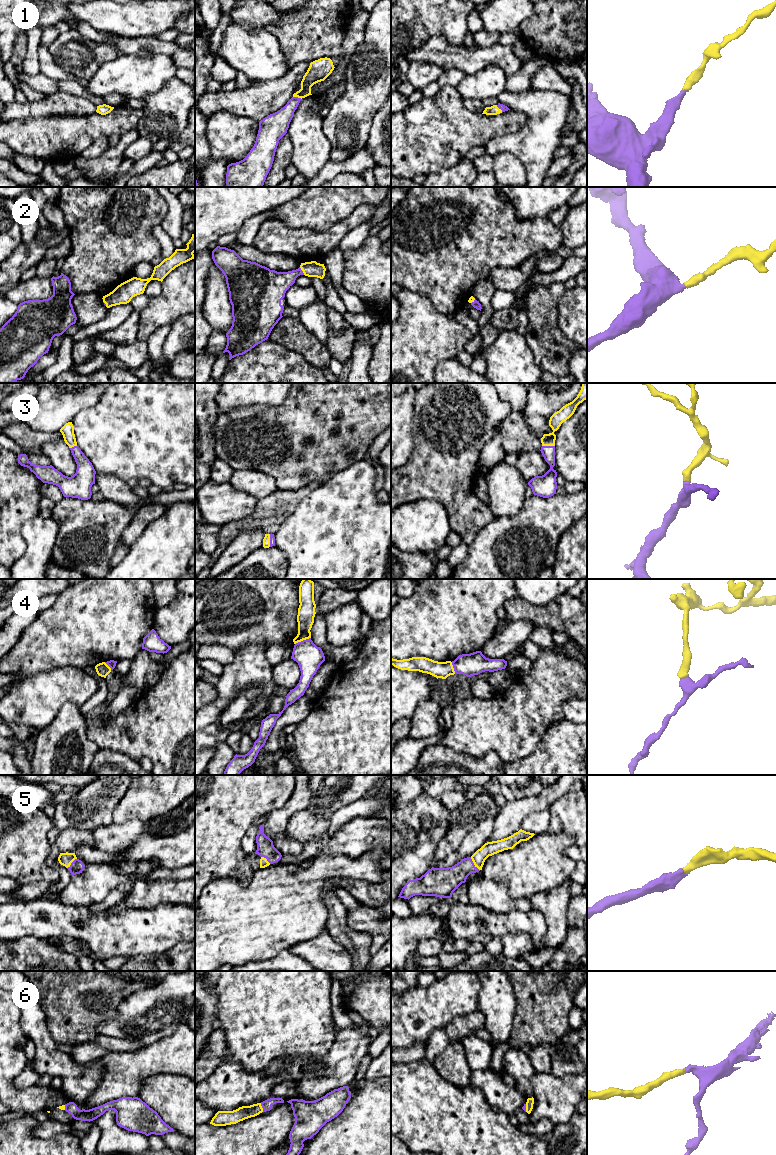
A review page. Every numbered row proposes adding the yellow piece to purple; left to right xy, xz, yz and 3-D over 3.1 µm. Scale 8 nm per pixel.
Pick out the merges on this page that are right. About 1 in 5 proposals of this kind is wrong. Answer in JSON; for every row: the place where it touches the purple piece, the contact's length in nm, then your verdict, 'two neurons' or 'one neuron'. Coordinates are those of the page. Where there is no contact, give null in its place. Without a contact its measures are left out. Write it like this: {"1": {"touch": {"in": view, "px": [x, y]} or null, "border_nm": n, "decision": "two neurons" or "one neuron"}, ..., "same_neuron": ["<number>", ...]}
{"1": {"touch": {"in": "xz", "px": [297, 97]}, "border_nm": 80, "decision": "one neuron"}, "2": {"touch": {"in": "xz", "px": [302, 271]}, "border_nm": 80, "decision": "one neuron"}, "3": {"touch": {"in": "yz", "px": [548, 446]}, "border_nm": 100, "decision": "one neuron"}, "4": {"touch": {"in": "xz", "px": [303, 640]}, "border_nm": 140, "decision": "two neurons"}, "5": {"touch": {"in": "yz", "px": [473, 864]}, "border_nm": 130, "decision": "one neuron"}, "6": {"touch": {"in": "xz", "px": [262, 1107]}, "border_nm": 80, "decision": "one neuron"}, "same_neuron": ["1", "2", "3", "5", "6"]}

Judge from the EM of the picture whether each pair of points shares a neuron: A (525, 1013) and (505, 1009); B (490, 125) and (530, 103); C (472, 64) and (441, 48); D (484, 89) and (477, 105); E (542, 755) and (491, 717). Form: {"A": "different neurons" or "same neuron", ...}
{"A": "different neurons", "B": "different neurons", "C": "same neuron", "D": "different neurons", "E": "different neurons"}

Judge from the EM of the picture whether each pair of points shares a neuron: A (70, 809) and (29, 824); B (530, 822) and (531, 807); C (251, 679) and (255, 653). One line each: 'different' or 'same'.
A: different
B: different
C: same

